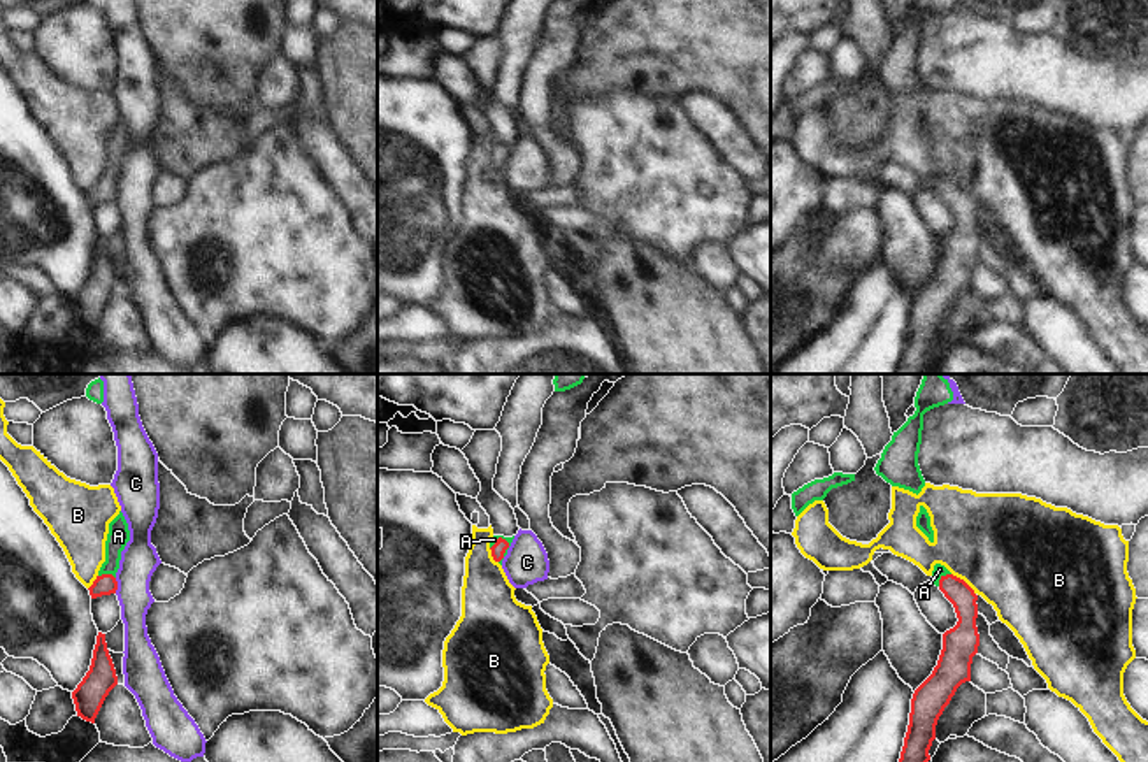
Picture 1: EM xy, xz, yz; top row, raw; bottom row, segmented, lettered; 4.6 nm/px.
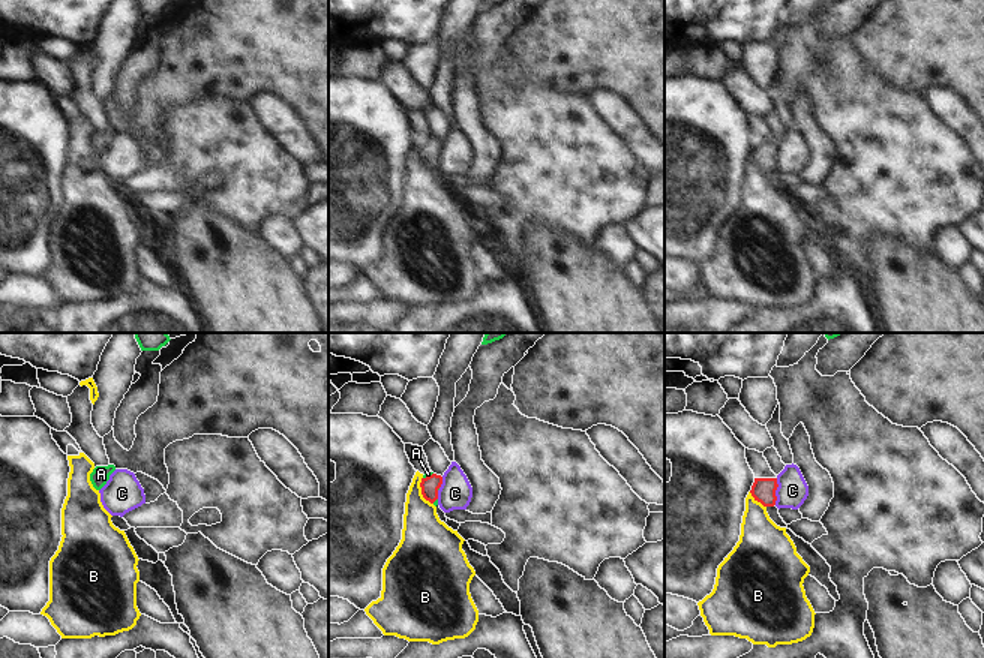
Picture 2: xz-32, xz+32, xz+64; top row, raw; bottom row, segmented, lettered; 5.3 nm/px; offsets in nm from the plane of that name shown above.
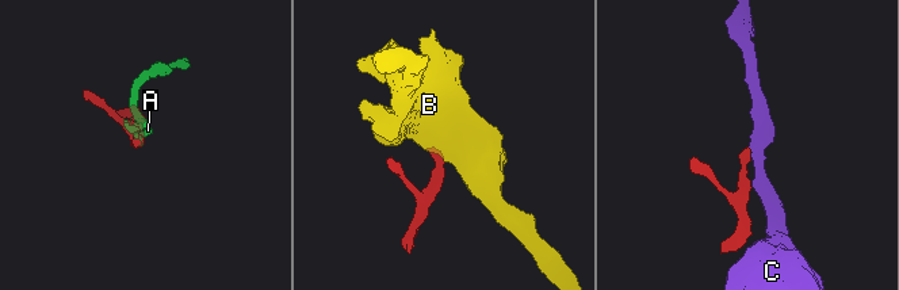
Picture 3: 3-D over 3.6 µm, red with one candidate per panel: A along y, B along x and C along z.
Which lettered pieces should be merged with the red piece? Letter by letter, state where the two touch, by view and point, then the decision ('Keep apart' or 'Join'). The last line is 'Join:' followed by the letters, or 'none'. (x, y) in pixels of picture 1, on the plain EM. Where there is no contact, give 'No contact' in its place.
A: Touches red at yz (941, 185). Join
B: Touches red at yz (964, 188). Keep apart
C: Touches red at xy (116, 192). Keep apart
Join: A

